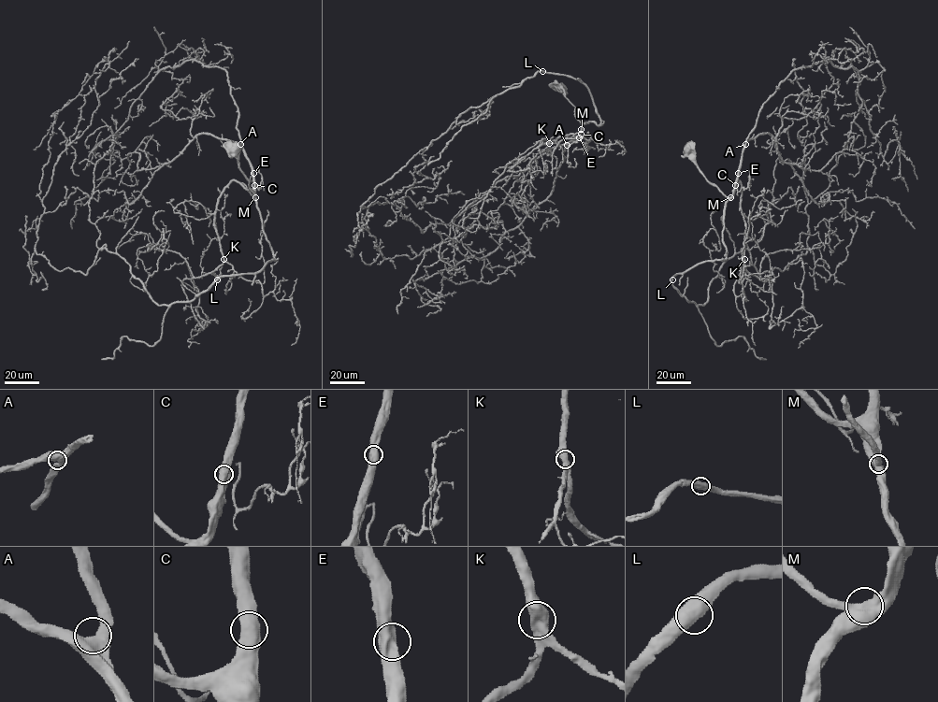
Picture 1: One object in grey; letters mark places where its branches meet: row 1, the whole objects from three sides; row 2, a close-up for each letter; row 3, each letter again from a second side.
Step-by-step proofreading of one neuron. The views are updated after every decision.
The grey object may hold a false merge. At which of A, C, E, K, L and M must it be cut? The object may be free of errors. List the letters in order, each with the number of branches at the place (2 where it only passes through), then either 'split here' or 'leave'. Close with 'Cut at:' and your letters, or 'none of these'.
A: branches 2; leave
C: branches 2; leave
E: branches 2; leave
K: branches 2; leave
L: branches 2; leave
M: branches 2; leave
Cut at: none of these

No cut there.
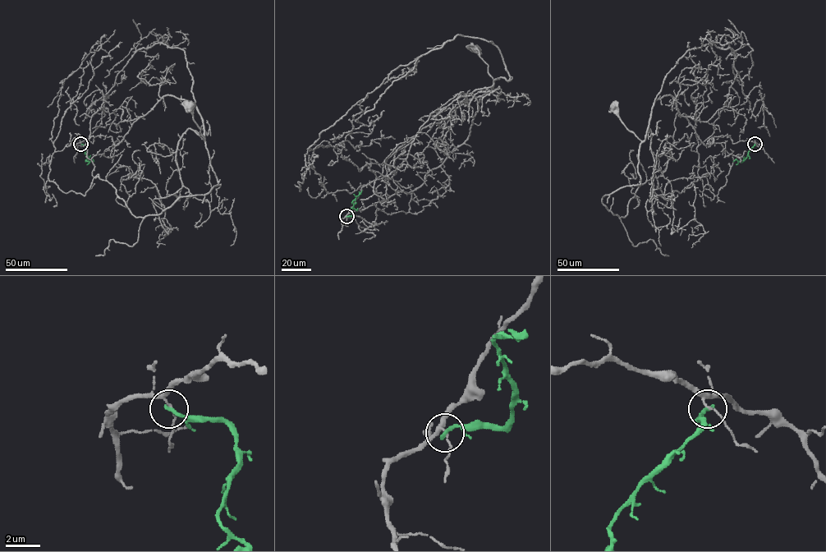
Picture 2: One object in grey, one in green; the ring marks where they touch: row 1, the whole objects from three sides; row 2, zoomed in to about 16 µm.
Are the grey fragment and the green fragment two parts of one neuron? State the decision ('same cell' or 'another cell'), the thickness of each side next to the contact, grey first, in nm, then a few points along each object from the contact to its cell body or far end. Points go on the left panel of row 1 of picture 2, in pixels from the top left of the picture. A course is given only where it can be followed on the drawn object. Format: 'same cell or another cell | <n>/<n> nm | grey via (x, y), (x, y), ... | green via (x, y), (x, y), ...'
another cell | 160/240 nm | grey via (80, 144), (104, 135), (117, 145), (167, 95), (195, 106), (204, 140), (190, 107) | green via (80, 144), (85, 145), (86, 160), (94, 161)

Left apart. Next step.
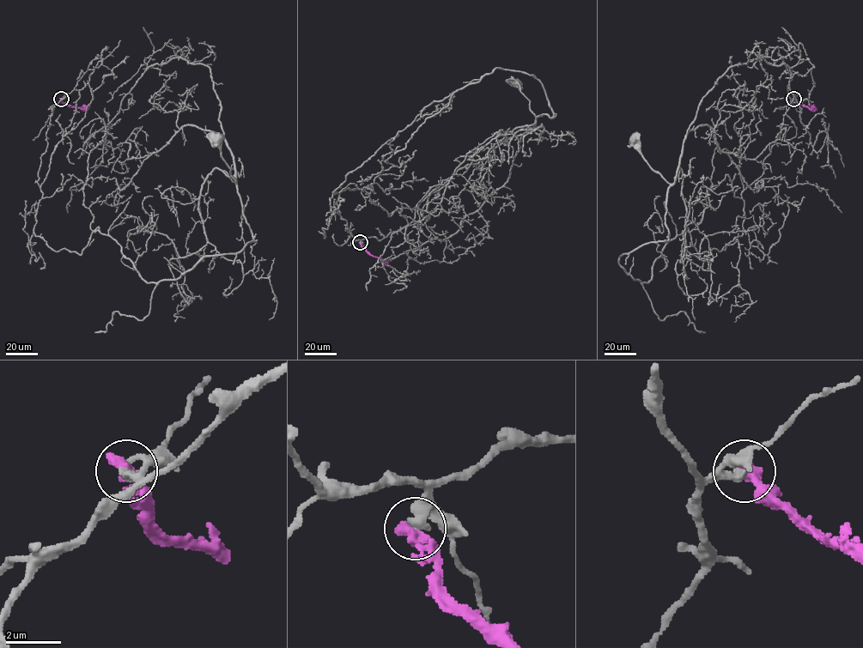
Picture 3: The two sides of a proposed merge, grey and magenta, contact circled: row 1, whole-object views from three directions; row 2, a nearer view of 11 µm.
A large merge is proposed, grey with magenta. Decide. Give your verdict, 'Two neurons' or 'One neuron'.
Two neurons

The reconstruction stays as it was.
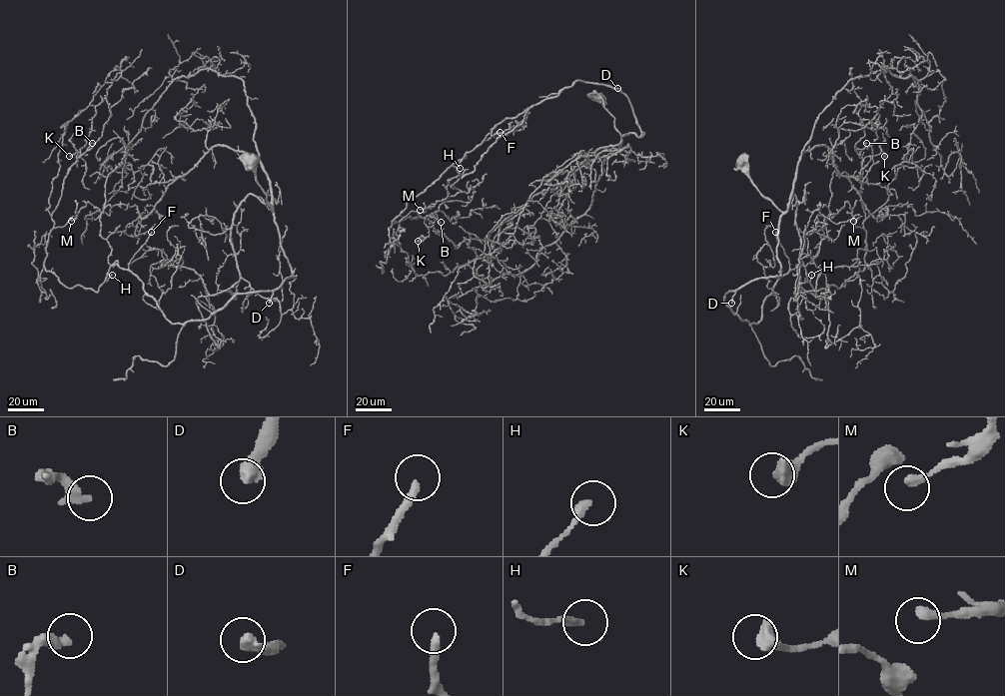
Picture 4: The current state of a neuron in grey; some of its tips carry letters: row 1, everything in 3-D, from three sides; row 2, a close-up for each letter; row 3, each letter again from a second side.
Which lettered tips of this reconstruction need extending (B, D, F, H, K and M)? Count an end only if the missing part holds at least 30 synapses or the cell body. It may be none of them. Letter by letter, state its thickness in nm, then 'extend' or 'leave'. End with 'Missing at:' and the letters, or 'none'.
B: 400 nm thick; leave
D: 400 nm thick; extend
F: 240 nm thick; extend
H: 280 nm thick; leave
K: 550 nm thick; leave
M: 280 nm thick; leave
Missing at: D, F

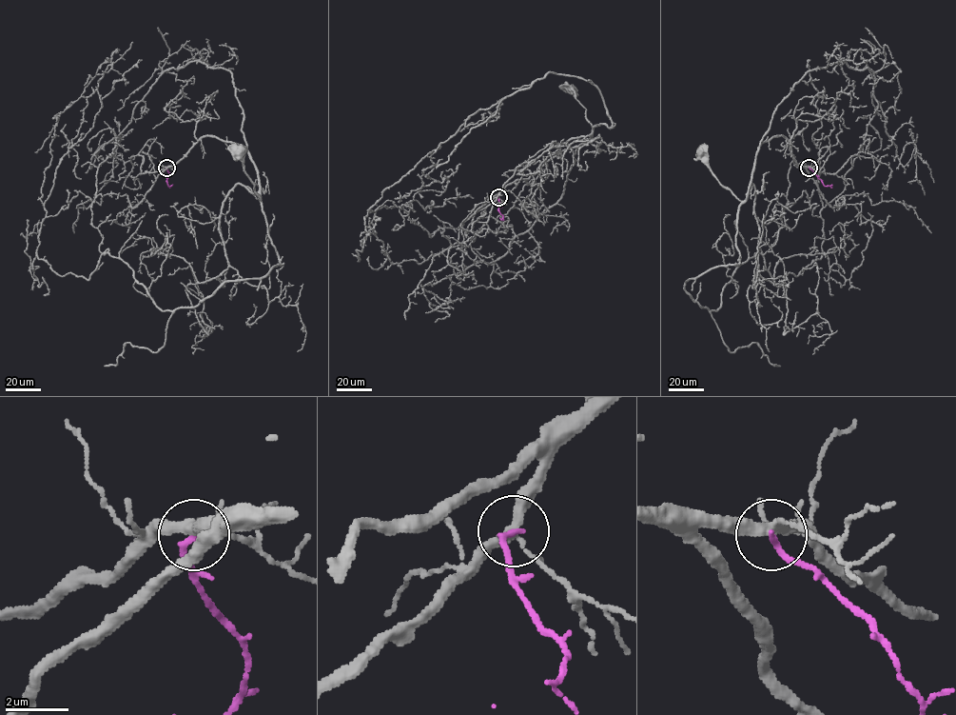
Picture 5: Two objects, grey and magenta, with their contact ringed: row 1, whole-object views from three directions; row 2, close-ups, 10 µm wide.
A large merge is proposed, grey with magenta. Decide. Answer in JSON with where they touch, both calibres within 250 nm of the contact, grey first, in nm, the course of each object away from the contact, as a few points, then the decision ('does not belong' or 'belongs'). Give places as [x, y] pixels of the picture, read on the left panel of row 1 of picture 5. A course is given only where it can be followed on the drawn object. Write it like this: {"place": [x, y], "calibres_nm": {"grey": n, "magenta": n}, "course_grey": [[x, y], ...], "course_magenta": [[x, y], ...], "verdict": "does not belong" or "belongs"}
{"place": [166, 168], "calibres_nm": {"grey": 280, "magenta": 200}, "course_grey": [[166, 168], [177, 163], [203, 136], [215, 136], [239, 144], [256, 169], [260, 201], [240, 153]], "course_magenta": [[166, 168], [169, 188]], "verdict": "does not belong"}

